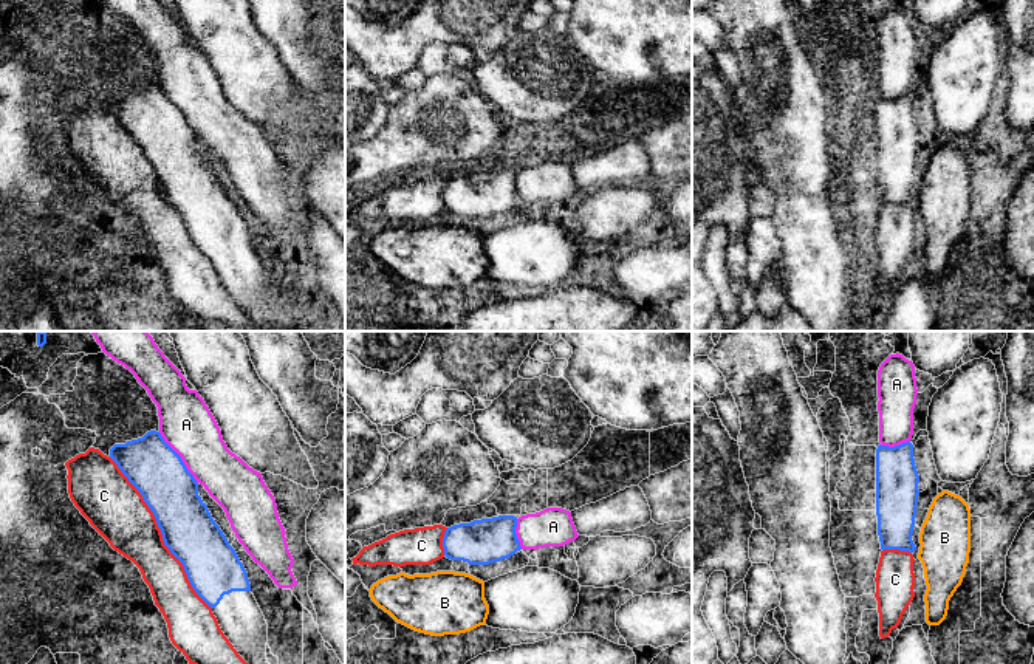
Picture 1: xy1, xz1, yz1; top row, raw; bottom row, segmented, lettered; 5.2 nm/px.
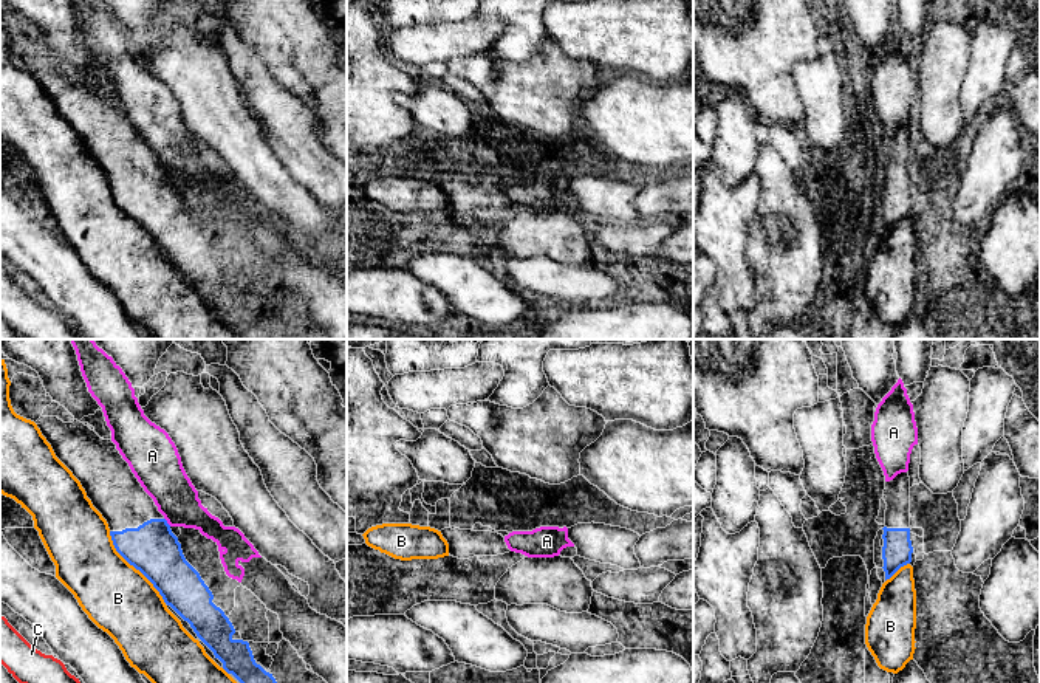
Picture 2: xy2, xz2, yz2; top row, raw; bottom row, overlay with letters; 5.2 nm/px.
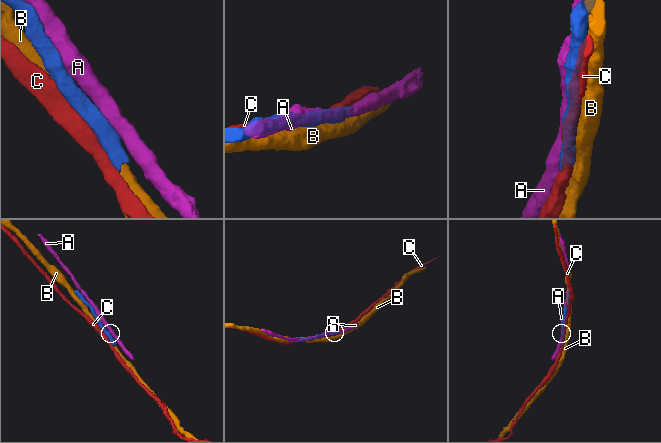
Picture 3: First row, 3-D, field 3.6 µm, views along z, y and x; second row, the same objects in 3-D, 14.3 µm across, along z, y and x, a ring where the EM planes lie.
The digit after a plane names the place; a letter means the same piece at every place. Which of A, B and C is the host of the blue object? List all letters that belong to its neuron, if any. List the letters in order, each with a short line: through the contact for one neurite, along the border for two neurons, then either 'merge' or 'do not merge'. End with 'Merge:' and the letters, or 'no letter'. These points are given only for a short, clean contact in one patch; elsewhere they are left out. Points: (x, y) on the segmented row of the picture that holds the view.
A: do not merge
B: do not merge
C: do not merge
Merge: no letter

